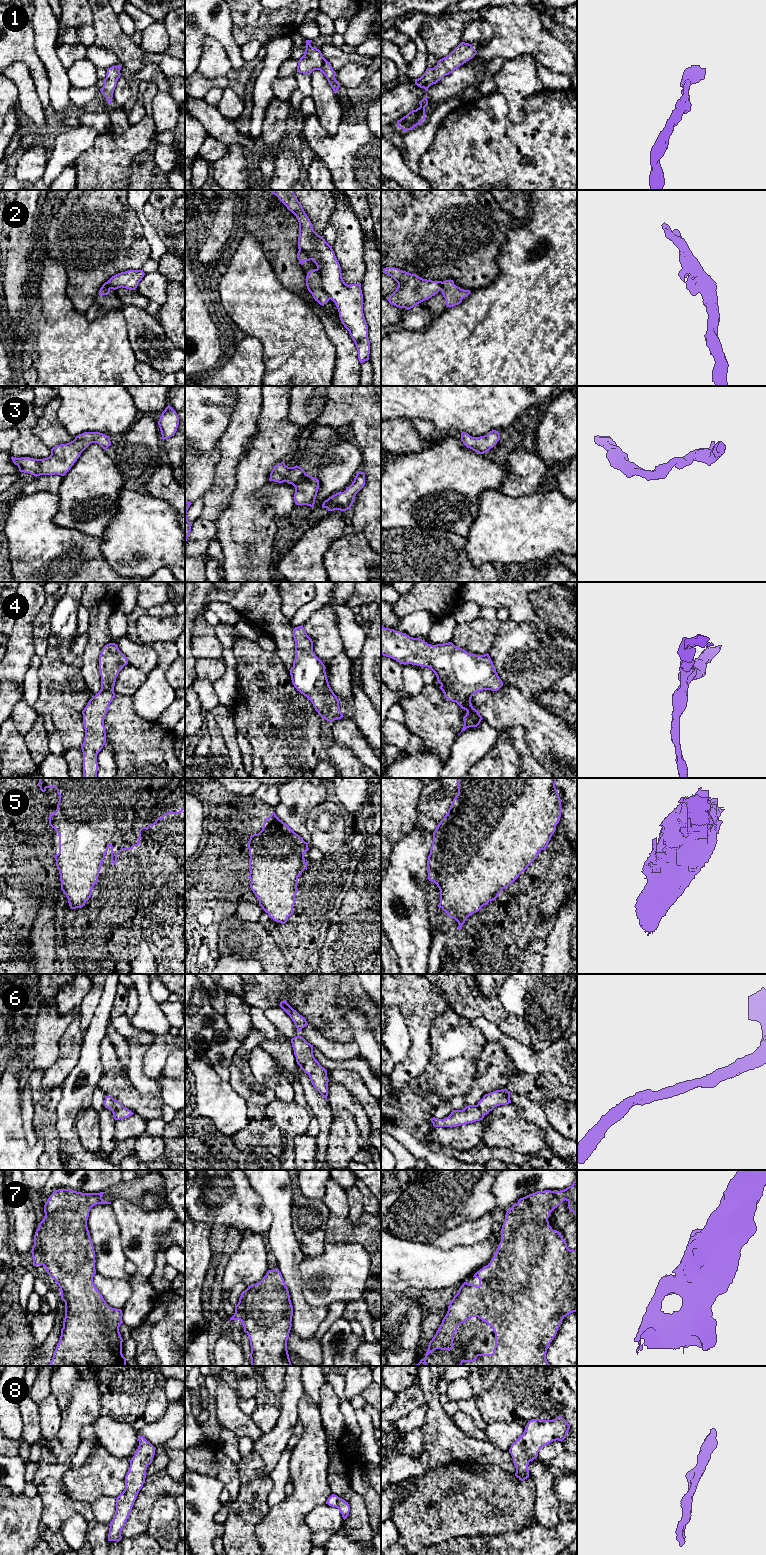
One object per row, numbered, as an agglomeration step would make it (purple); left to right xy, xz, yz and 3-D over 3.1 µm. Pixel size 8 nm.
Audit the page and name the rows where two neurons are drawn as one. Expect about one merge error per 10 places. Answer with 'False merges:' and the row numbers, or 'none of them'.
False merges: 2

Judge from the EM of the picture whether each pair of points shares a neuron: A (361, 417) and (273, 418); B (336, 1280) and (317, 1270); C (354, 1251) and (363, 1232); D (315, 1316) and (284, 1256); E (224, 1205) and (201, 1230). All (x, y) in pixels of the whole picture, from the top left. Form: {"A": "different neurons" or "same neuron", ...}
{"A": "different neurons", "B": "same neuron", "C": "different neurons", "D": "same neuron", "E": "different neurons"}

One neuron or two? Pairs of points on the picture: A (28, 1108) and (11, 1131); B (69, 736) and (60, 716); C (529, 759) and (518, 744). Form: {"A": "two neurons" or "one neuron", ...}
{"A": "two neurons", "B": "one neuron", "C": "one neuron"}

